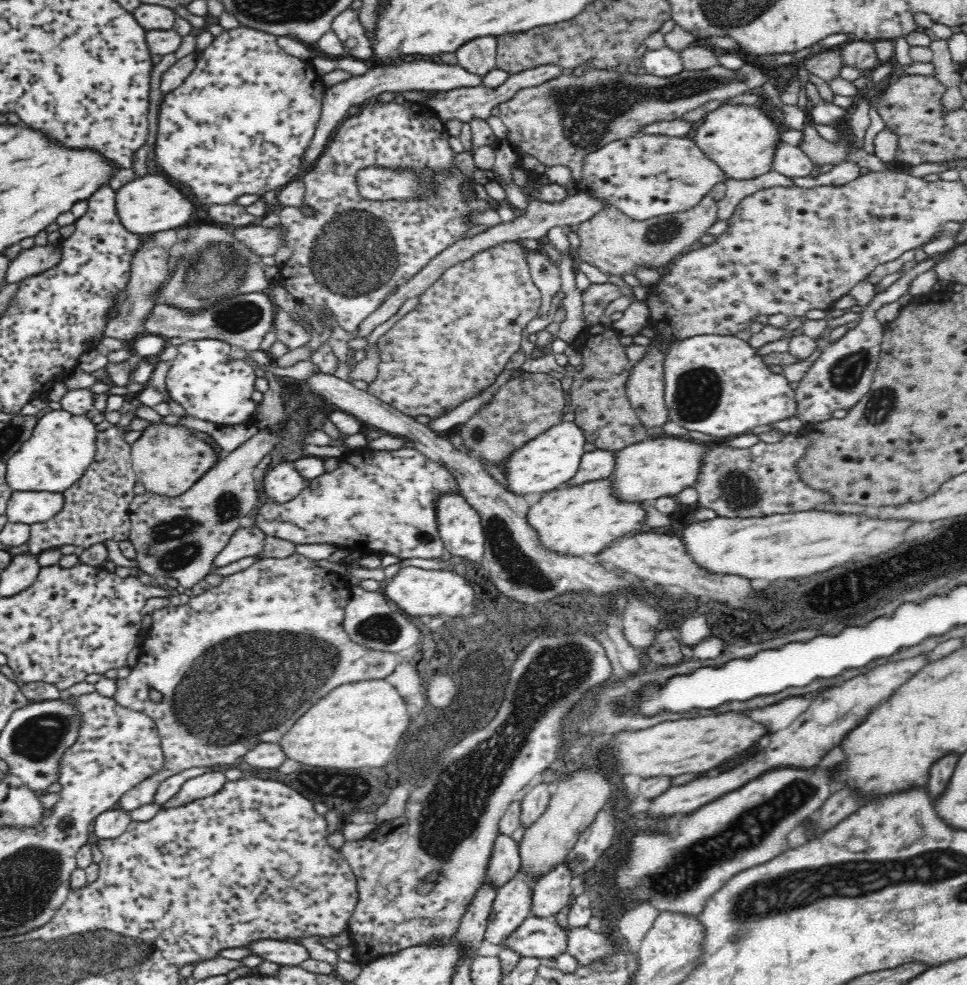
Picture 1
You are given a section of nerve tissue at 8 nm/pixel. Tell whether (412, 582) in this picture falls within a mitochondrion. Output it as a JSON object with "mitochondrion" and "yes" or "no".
{"mitochondrion":"no"}

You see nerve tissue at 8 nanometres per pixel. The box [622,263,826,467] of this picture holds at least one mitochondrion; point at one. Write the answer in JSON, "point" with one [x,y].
{"point":[697,393]}

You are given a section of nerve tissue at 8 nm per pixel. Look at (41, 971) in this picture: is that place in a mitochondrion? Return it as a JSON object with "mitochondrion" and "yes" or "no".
{"mitochondrion":"yes"}

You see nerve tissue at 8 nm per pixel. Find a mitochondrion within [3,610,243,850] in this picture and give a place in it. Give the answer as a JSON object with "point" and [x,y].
{"point":[36,739]}

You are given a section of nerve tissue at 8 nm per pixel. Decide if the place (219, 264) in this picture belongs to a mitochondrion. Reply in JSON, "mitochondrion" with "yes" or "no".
{"mitochondrion":"yes"}

